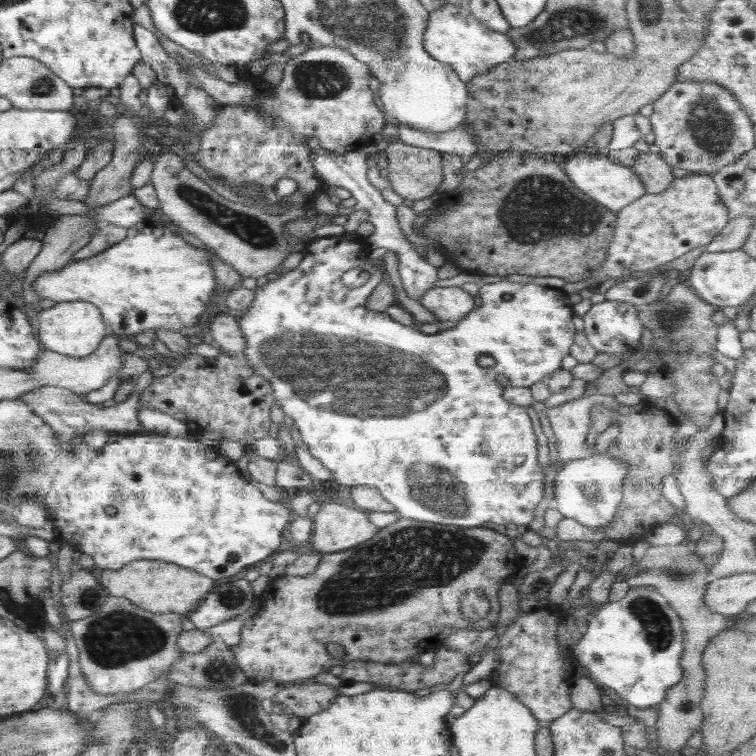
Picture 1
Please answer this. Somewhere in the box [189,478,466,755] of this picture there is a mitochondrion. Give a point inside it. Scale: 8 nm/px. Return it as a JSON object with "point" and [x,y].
{"point":[242,707]}

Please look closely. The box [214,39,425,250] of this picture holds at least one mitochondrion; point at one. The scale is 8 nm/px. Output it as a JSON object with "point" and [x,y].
{"point":[313,80]}

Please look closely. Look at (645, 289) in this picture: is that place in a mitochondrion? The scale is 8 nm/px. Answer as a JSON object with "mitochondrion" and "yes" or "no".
{"mitochondrion":"yes"}

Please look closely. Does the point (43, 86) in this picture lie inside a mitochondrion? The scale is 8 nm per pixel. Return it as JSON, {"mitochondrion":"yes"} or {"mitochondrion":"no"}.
{"mitochondrion":"yes"}

